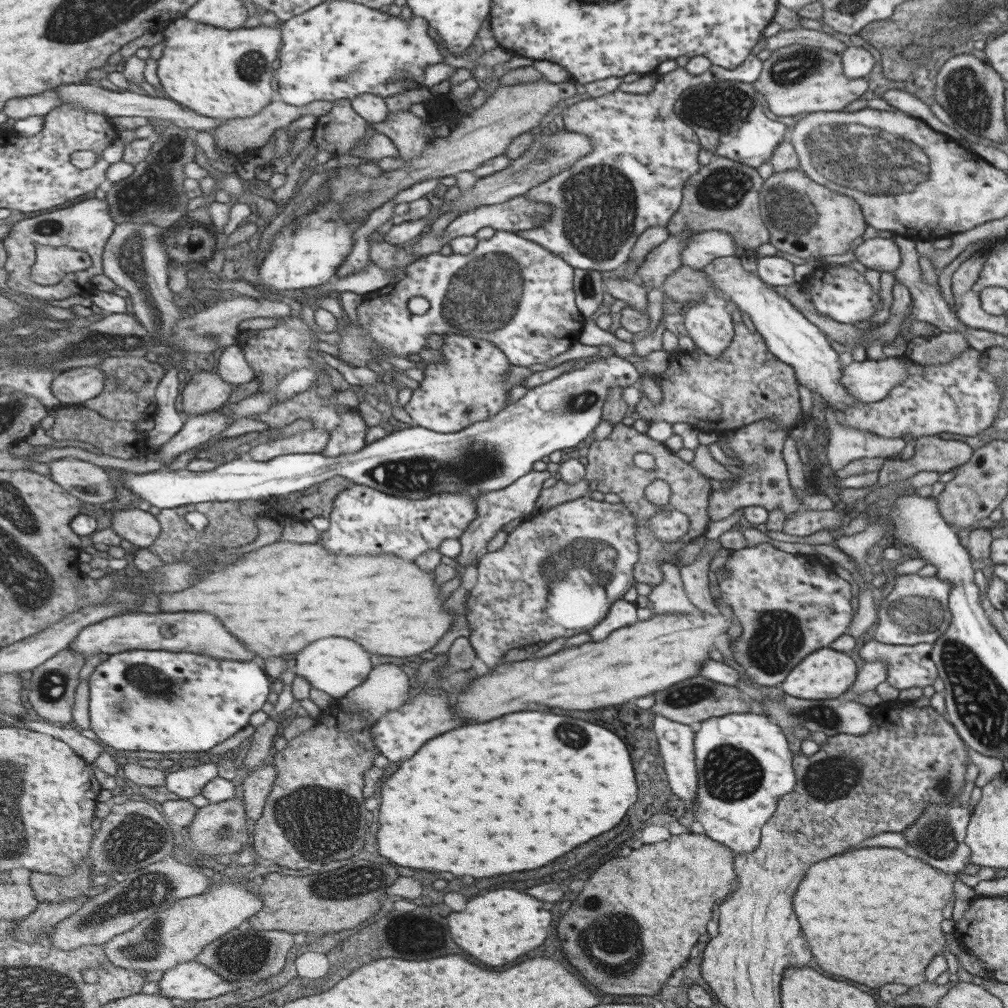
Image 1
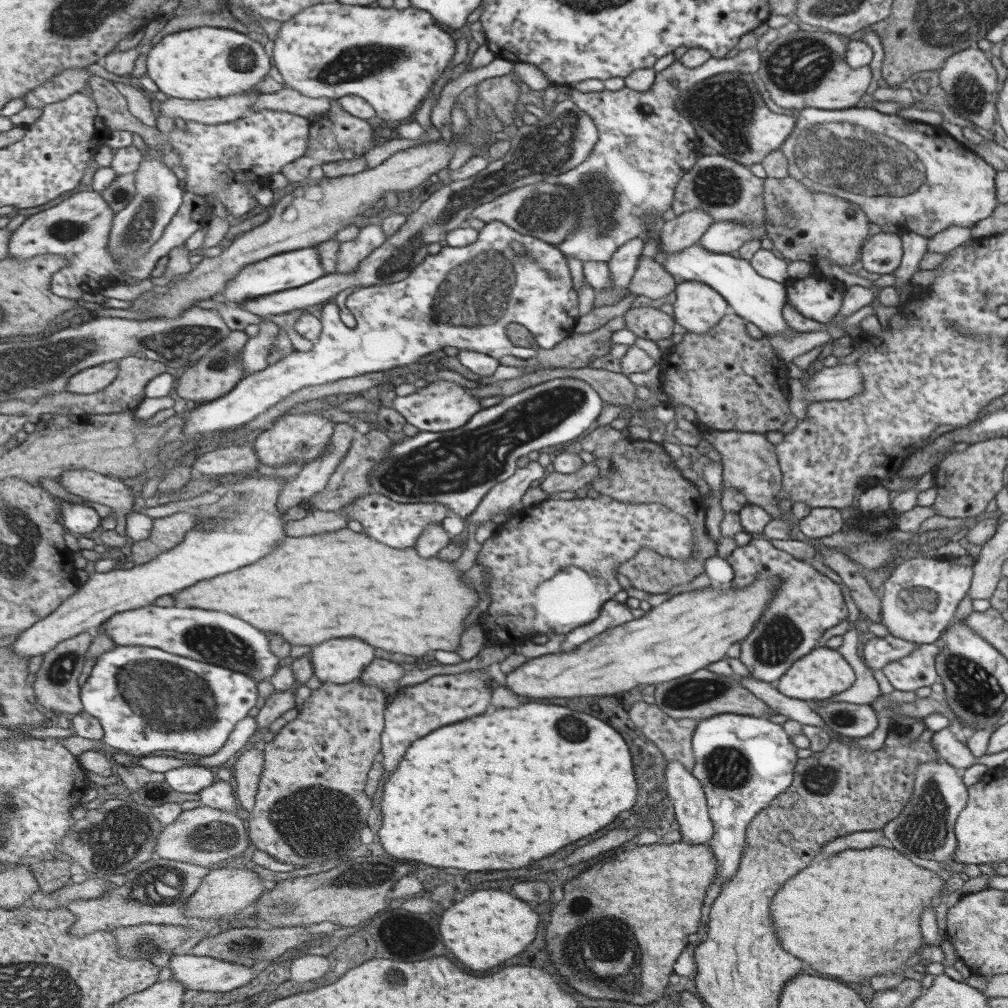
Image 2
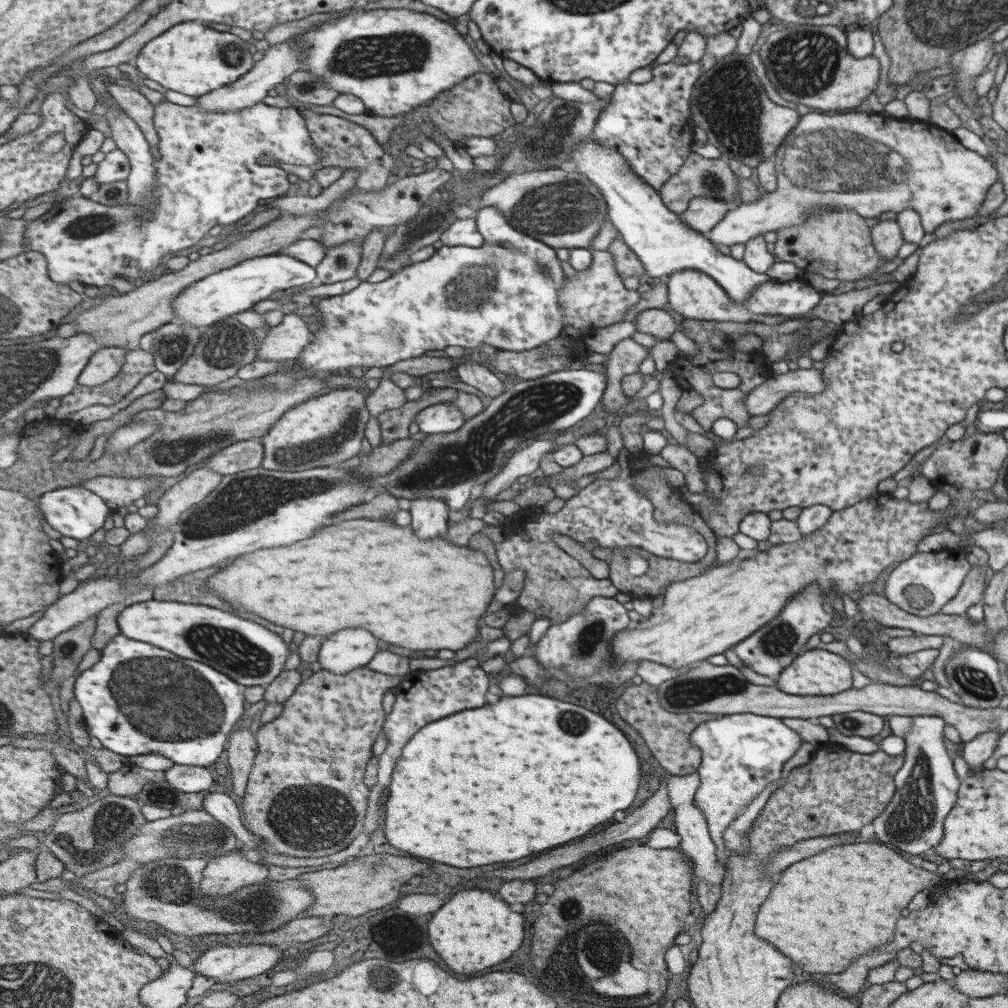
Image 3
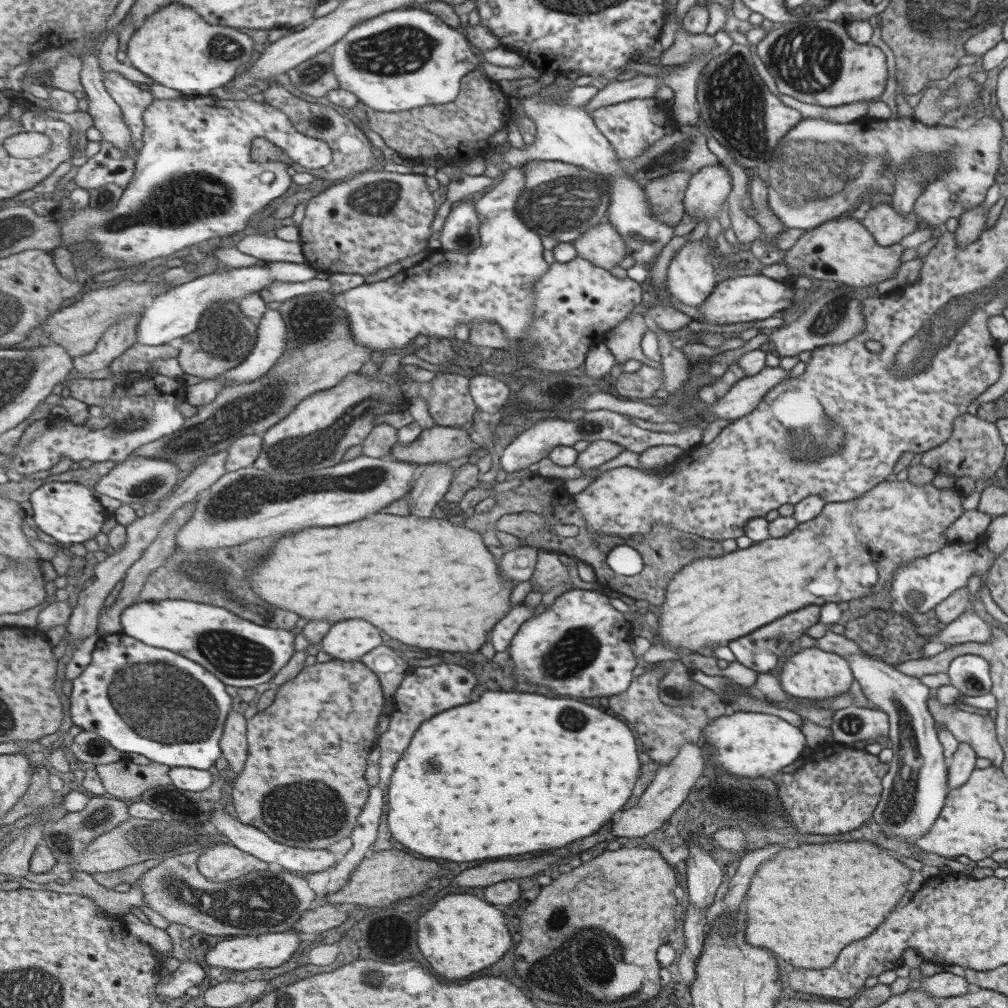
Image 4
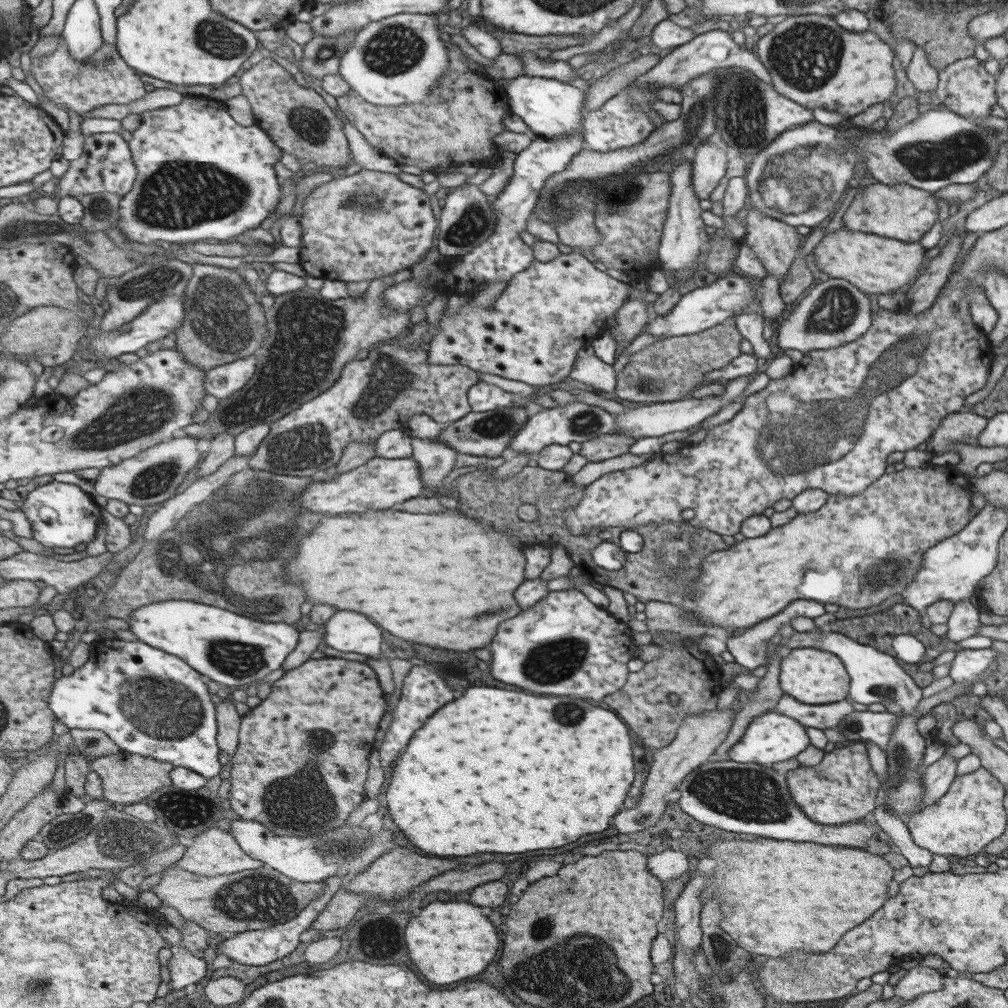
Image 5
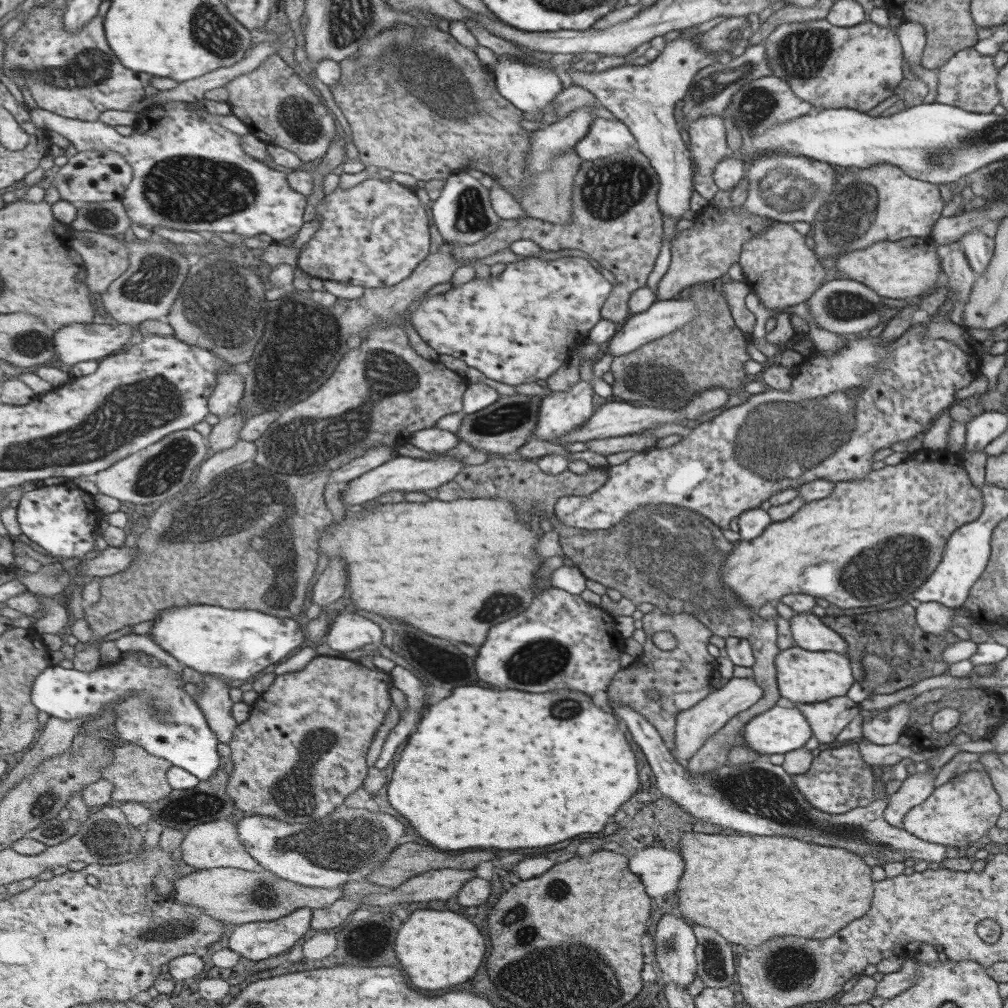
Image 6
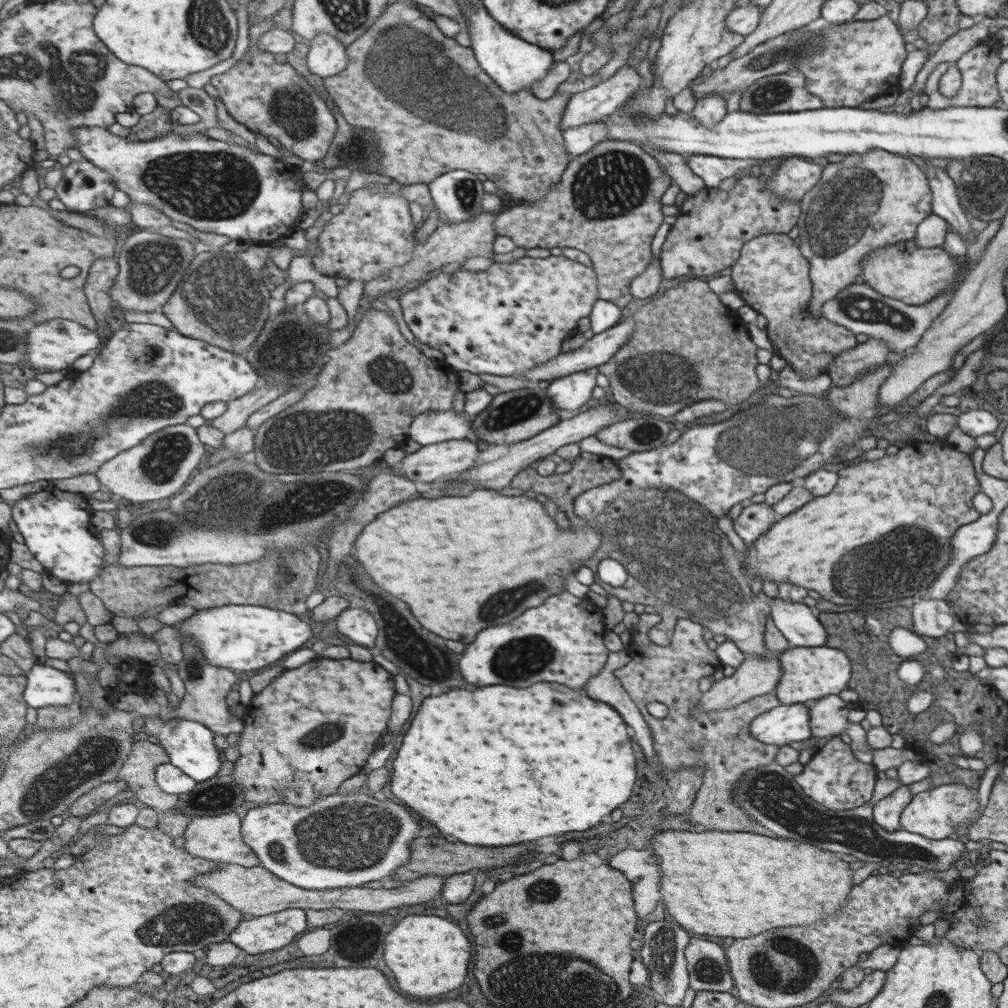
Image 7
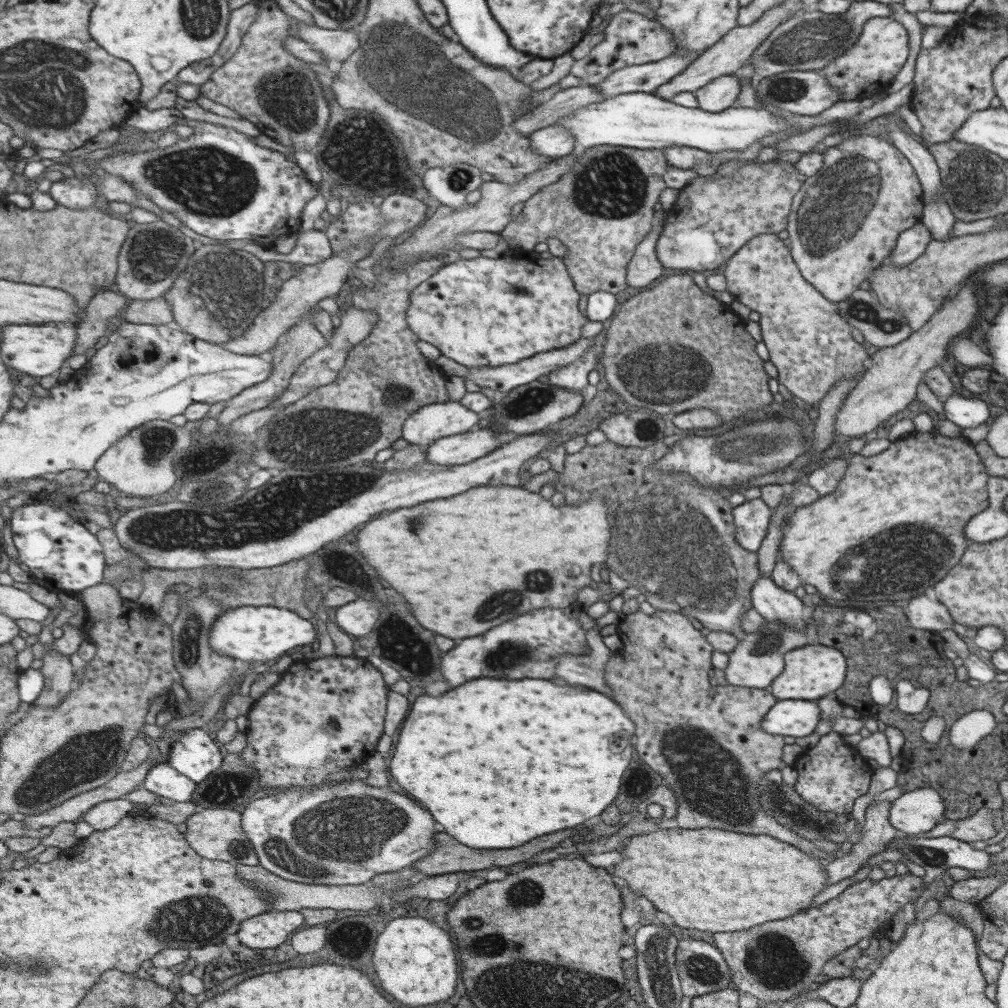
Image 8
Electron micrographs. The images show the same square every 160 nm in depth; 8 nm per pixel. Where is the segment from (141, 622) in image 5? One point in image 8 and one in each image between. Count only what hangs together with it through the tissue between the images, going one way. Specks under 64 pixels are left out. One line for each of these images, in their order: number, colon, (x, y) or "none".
6: (237, 644)
7: (244, 638)
8: (252, 634)

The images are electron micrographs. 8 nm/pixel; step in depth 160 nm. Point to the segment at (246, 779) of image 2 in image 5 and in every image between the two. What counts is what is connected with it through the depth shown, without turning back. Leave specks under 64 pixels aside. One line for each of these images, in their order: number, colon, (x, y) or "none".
3: (242, 749)
4: (235, 745)
5: (230, 722)

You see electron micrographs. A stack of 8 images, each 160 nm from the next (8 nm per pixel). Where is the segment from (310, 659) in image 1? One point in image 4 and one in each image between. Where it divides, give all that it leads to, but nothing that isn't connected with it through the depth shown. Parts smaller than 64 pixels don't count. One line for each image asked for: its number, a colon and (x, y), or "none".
2: (342, 661)
3: (353, 648)
4: (351, 640)

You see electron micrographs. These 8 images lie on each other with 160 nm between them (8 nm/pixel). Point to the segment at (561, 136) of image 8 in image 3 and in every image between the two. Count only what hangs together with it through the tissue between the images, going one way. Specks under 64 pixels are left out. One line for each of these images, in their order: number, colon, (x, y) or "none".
3: (634, 122)
4: (632, 126)
5: (617, 124)
6: (604, 137)
7: (578, 140)

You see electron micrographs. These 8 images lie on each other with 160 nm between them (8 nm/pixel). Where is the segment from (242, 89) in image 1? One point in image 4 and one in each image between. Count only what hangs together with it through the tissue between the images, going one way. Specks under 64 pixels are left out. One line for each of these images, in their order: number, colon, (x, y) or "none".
2: (205, 62)
3: (191, 58)
4: (176, 47)

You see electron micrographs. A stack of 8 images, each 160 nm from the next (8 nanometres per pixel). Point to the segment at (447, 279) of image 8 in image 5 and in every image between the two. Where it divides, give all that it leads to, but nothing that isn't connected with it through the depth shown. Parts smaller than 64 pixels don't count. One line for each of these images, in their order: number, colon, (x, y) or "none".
5: (568, 292)
6: (507, 327)
7: (504, 320)

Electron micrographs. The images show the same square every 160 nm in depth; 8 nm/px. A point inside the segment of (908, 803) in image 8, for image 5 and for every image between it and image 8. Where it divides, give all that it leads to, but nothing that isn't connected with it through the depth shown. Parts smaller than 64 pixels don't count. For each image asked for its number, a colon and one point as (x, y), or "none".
5: (969, 815)
6: (958, 813)
7: (934, 813)

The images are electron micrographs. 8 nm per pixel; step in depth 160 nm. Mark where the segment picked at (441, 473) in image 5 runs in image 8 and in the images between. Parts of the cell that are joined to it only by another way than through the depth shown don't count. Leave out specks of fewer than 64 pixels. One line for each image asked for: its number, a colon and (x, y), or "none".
6: (431, 440)
7: (432, 426)
8: (433, 421)

